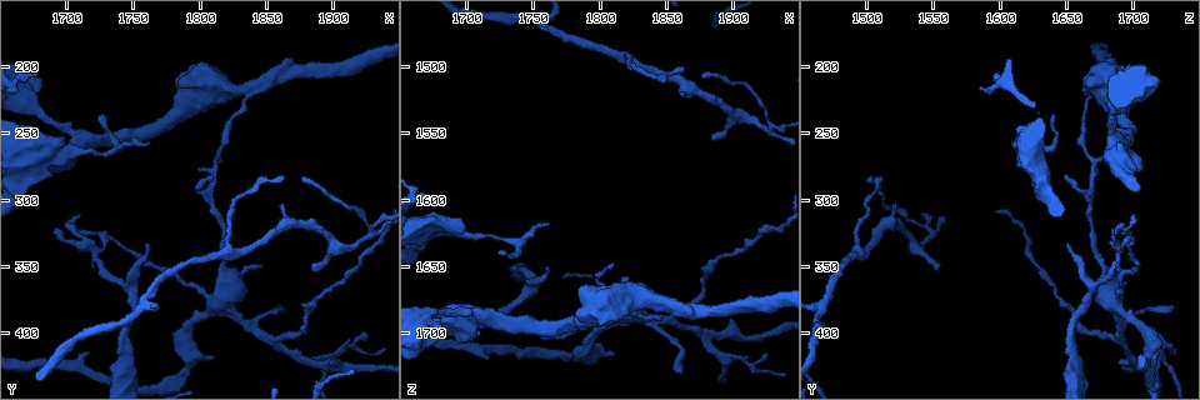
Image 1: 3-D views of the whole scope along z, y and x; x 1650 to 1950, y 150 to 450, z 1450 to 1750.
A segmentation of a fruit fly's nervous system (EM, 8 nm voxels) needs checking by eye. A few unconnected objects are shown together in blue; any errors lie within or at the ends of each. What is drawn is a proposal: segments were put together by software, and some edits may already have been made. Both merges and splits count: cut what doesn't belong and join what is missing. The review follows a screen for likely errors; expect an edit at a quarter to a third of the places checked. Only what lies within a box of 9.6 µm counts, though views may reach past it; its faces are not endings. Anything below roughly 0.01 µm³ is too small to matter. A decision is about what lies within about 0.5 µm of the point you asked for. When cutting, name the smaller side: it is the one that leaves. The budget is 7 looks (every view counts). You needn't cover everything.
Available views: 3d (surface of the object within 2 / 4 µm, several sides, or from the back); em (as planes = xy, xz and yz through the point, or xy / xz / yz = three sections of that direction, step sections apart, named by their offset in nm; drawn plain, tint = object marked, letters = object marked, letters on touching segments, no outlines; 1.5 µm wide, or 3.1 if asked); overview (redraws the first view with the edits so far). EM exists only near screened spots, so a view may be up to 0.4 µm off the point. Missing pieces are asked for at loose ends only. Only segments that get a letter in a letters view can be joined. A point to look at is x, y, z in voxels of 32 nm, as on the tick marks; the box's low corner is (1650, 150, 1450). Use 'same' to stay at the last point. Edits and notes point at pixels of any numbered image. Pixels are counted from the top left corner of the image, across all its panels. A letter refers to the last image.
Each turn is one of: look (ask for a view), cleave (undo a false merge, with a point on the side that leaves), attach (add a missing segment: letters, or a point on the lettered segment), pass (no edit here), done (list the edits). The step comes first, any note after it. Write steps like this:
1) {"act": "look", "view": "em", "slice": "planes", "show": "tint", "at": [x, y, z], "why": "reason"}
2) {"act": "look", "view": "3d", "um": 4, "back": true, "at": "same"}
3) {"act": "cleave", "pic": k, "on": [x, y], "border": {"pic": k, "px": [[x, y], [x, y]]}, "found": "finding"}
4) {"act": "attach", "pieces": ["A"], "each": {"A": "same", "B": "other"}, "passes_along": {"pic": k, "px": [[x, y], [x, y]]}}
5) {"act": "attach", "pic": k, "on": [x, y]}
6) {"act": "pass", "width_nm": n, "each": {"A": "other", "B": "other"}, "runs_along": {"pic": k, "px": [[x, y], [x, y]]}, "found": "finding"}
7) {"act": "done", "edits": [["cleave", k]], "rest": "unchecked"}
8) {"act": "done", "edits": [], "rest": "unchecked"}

{"act": "look", "view": "3d", "um": 4, "at": [1726, 338, 1690], "why": "a fork"}

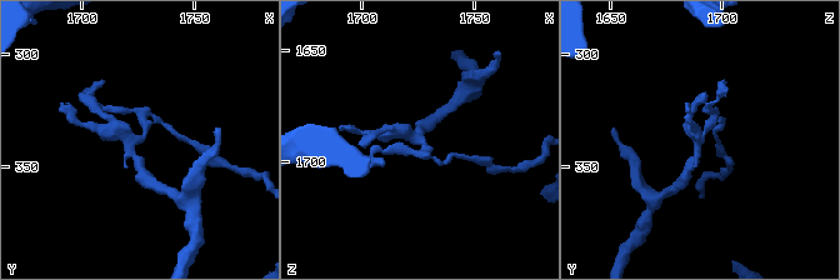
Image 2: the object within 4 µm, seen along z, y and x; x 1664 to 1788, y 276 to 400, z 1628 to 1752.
{"act": "look", "view": "em", "slice": "xy", "step": 4, "show": "tint", "at": [1725, 338, 1690]}

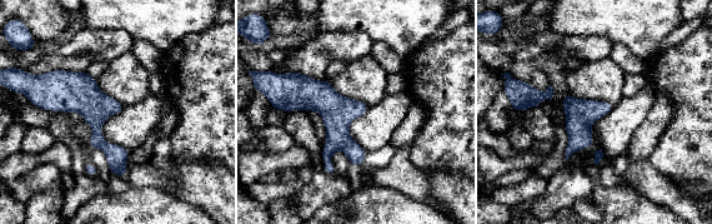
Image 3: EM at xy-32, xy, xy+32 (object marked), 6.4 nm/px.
{"act": "look", "view": "em", "slice": "yz", "step": 8, "show": "letters", "at": "same"}

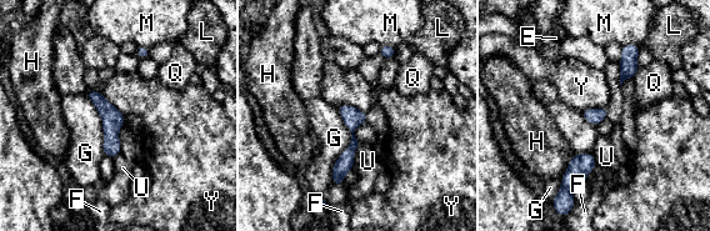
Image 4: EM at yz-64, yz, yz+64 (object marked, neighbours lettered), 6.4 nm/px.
{"act": "pass", "each": {"E": "other", "F": "other", "G": "other", "H": "other", "L": "other", "M": "other", "Q": "other", "U": "other", "Y": "other"}, "runs_along": {"pic": 4, "px": [[346, 108], [353, 146], [335, 181]]}, "found": "all the same neuron"}

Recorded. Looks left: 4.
{"act": "look", "view": "em", "slice": "yz", "step": 4, "show": "plain", "at": [1828, 218, 1674]}

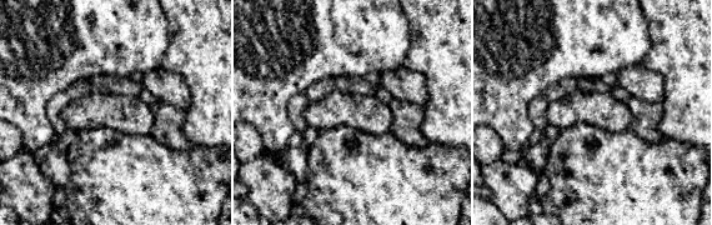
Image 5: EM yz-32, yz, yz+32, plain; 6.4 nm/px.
{"act": "look", "view": "em", "slice": "yz", "step": 4, "show": "letters", "at": "same", "why": "see the neighbours"}

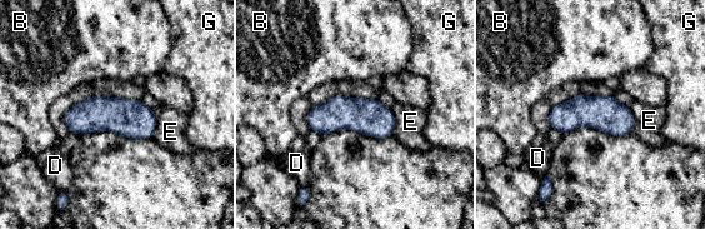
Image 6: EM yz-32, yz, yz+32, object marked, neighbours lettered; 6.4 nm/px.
{"act": "pass", "each": {"B": "other", "D": "other", "E": "other", "G": "other"}, "found": "one neuron here"}

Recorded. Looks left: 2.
{"act": "look", "view": "3d", "um": 2, "back": true, "at": [1860, 284, 1500], "why": "thin end"}

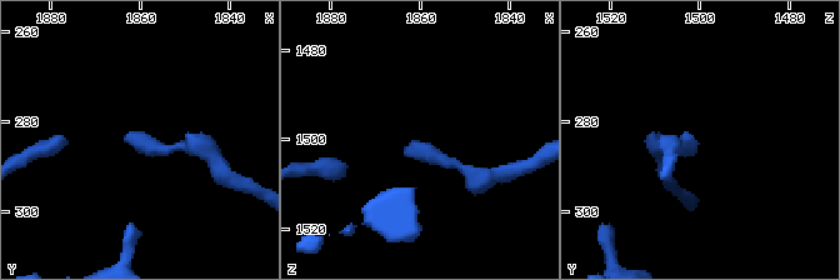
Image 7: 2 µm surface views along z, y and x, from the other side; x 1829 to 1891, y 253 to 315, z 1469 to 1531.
{"act": "look", "view": "em", "slice": "planes", "show": "letters", "at": [1862, 283, 1502], "why": "need the tissue"}

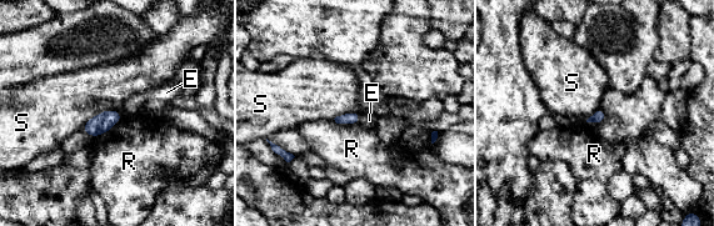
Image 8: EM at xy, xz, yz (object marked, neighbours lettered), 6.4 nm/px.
{"act": "pass", "width_nm": 80, "longest_contact_nm": ["S", 280], "each": {"E": "other", "R": "other", "S": "other"}, "found": "no lettered segment goes on from it"}

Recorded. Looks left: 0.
{"act": "done", "edits": [], "rest": "unchecked"}

